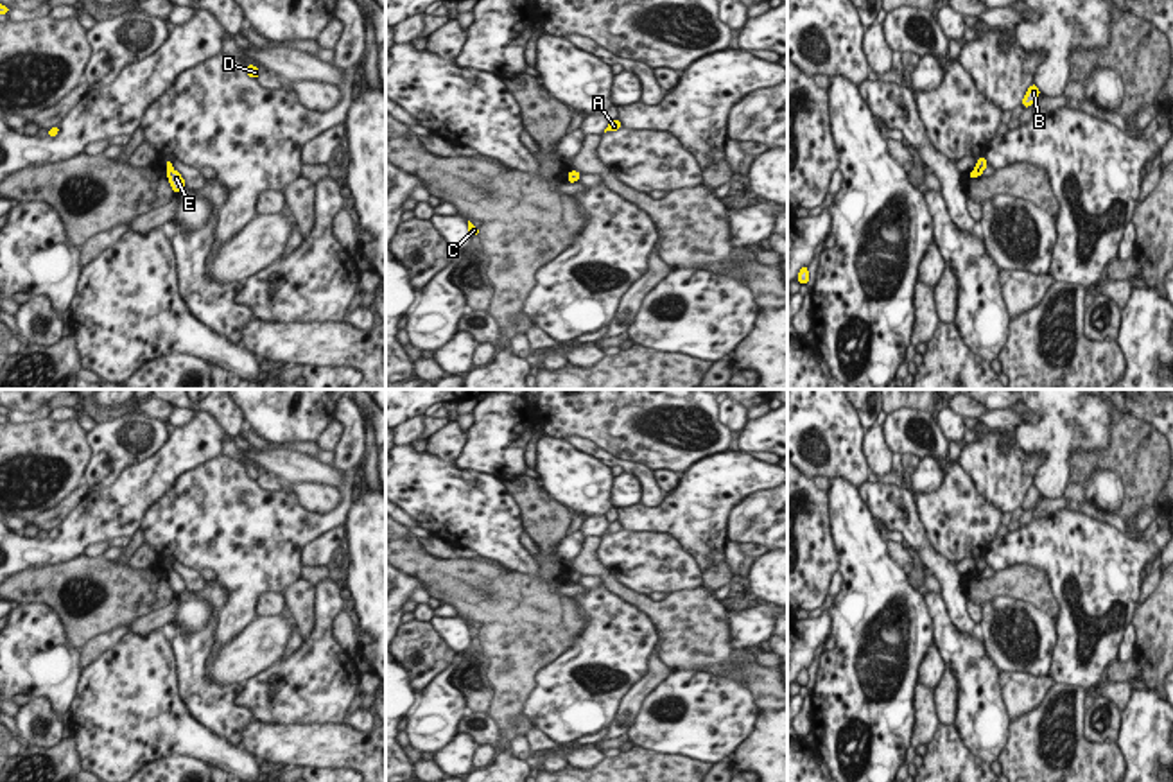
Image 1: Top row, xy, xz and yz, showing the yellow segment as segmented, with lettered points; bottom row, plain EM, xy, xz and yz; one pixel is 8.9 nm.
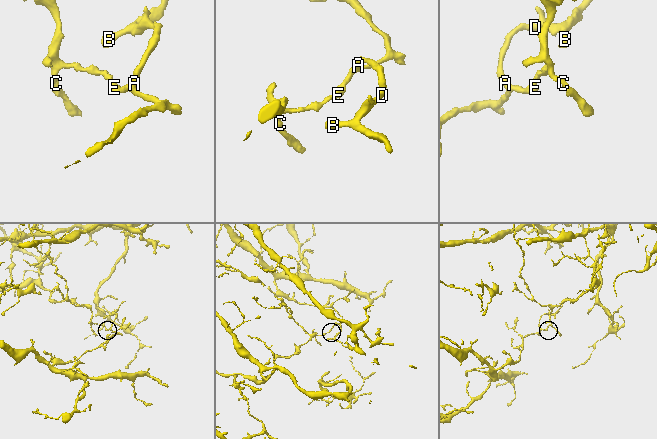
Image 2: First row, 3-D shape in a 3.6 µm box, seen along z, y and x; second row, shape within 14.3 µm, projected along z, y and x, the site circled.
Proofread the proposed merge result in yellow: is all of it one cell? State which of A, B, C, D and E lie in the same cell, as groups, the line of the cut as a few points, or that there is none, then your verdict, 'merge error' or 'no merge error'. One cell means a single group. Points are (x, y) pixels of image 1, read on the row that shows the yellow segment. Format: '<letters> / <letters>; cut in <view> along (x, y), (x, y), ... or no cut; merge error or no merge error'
A B D E / C; cut in xz along (569, 178), (574, 182); merge error

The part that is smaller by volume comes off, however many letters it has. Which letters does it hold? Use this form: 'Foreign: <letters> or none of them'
Foreign: C

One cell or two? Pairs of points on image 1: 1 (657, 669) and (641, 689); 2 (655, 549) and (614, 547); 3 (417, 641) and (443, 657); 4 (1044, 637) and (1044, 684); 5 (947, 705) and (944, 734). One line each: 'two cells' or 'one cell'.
1: one cell
2: one cell
3: one cell
4: two cells
5: two cells

